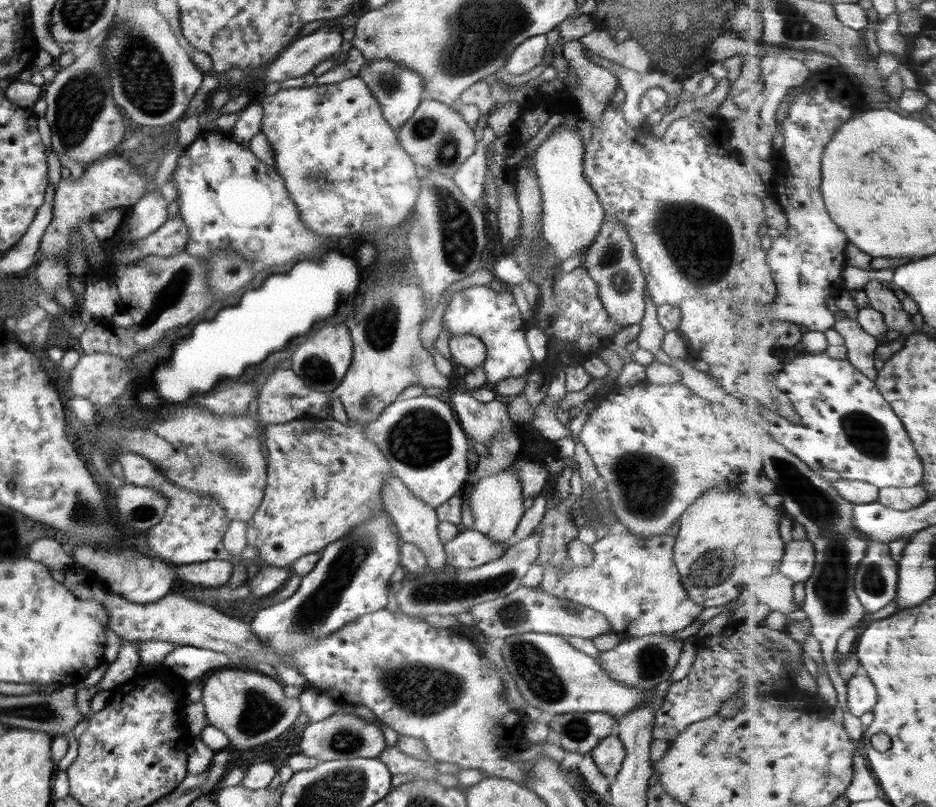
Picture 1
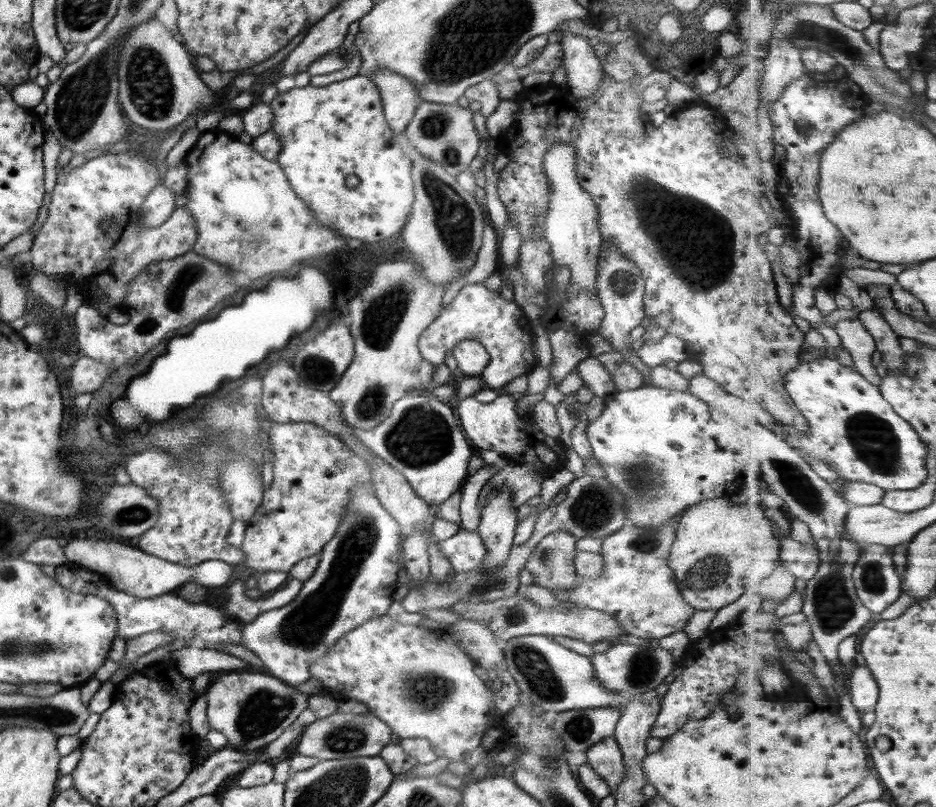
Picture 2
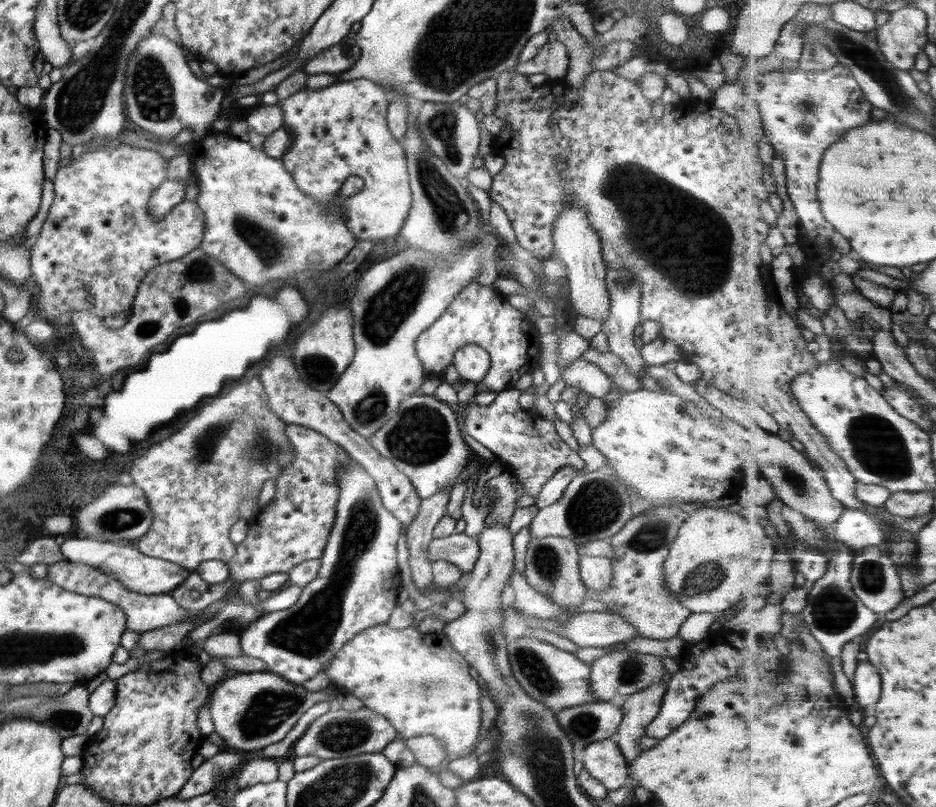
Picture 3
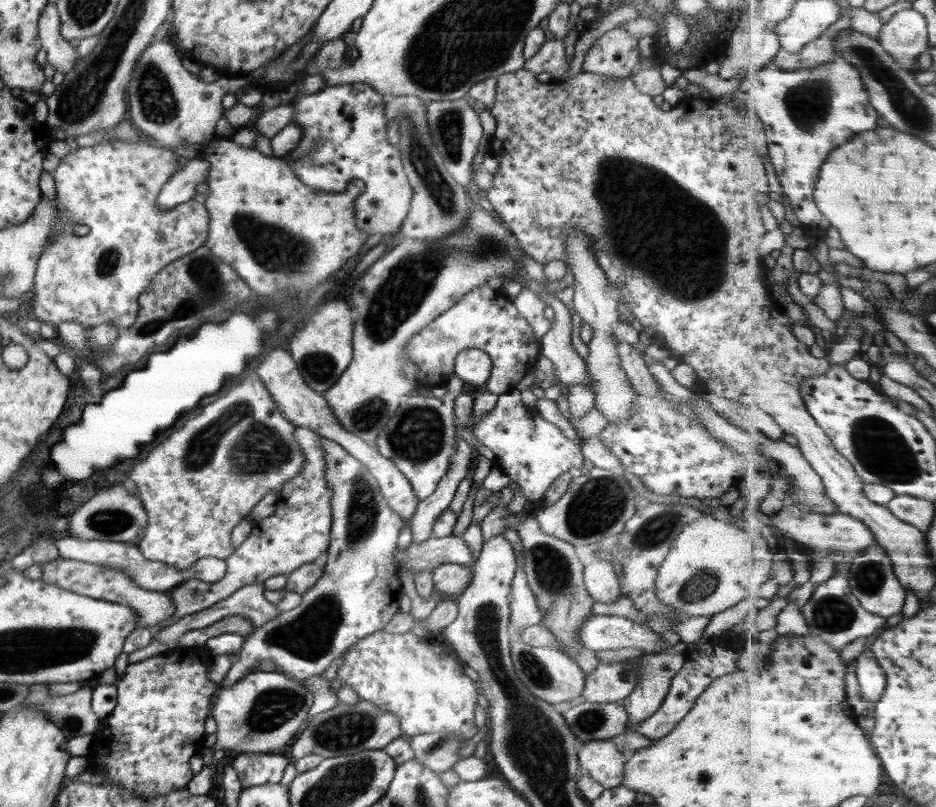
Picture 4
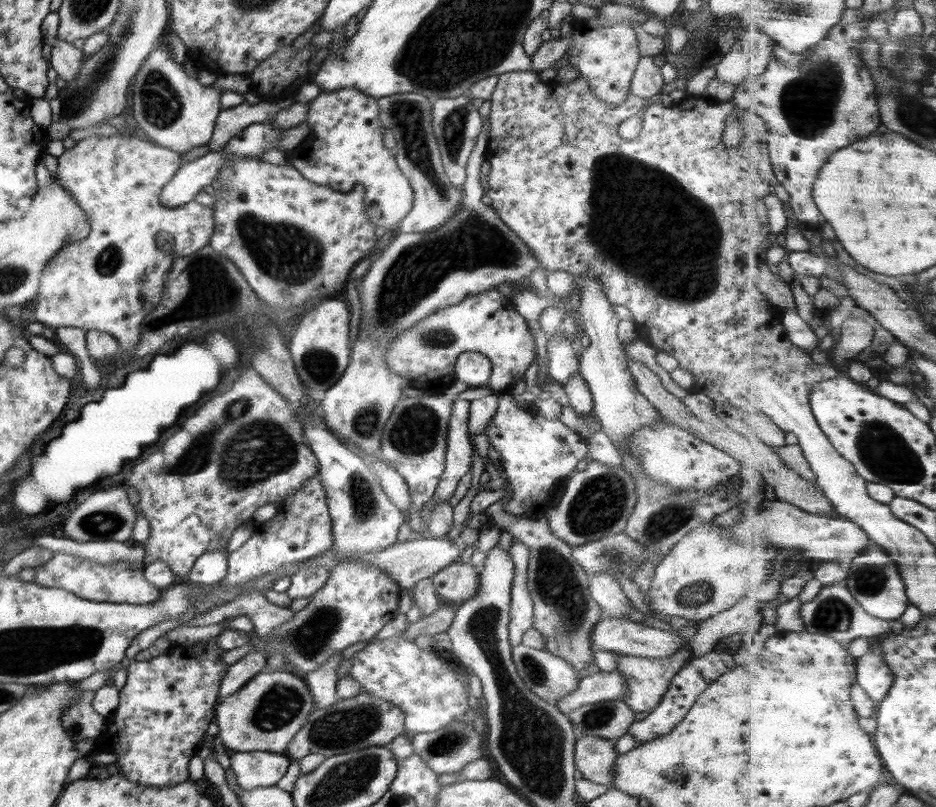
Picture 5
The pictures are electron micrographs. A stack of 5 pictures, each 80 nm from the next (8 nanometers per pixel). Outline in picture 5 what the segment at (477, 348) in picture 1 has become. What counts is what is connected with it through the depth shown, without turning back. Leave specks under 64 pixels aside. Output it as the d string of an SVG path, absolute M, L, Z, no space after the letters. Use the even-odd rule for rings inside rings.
M463 352L455 364L455 378L470 386L482 387L488 384L491 372L492 363L479 352Z

